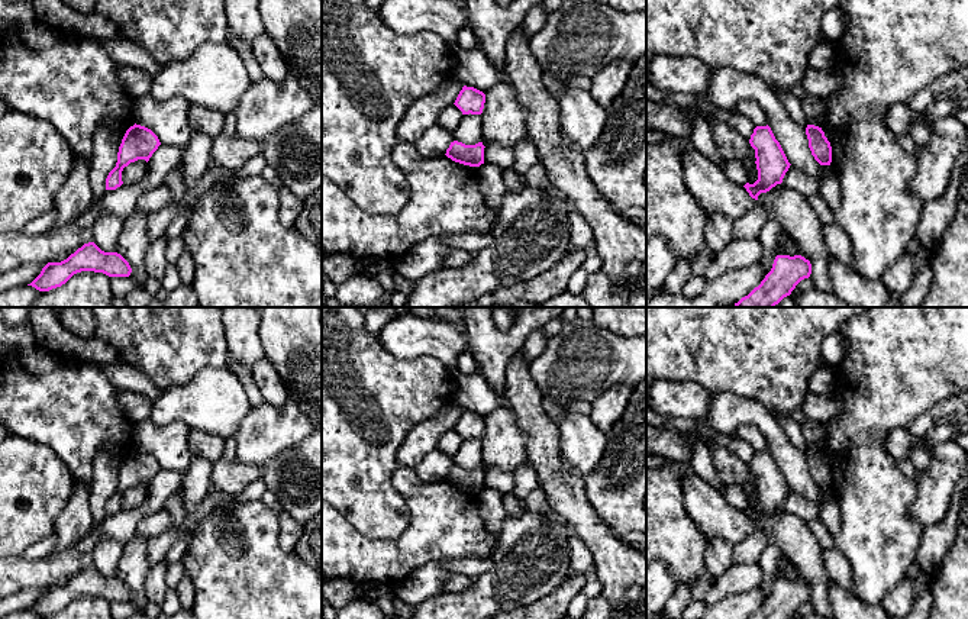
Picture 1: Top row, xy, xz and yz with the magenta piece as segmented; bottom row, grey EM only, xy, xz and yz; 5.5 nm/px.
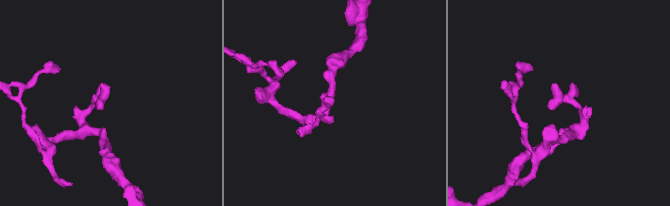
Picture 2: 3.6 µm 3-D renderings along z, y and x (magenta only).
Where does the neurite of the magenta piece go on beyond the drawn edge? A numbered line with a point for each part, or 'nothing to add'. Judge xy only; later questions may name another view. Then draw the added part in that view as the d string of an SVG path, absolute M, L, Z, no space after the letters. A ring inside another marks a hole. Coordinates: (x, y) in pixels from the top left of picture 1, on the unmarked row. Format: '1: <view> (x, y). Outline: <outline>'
nothing to add

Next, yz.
nothing to add

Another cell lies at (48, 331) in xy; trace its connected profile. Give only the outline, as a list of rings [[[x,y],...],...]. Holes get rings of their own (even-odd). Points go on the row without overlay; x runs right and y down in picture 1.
[[[30,307],[29,323],[35,344],[80,362],[113,364],[119,361],[116,348],[97,338],[81,338],[67,331],[54,315],[54,307]]]

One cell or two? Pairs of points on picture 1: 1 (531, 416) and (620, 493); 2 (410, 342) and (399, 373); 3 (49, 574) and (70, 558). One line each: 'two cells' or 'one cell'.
1: two cells
2: two cells
3: one cell

